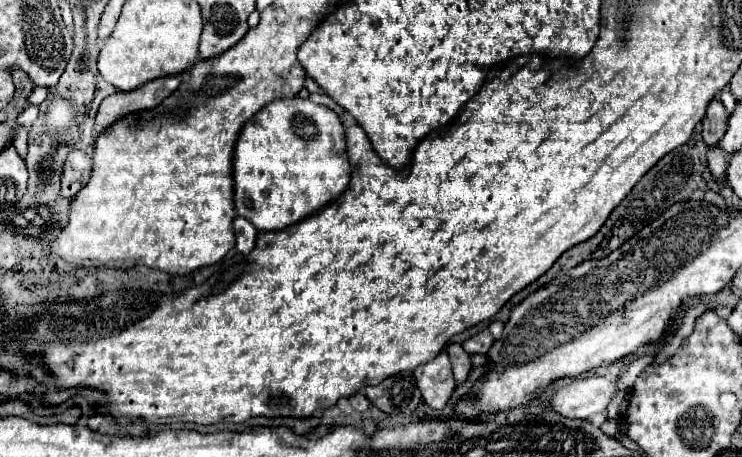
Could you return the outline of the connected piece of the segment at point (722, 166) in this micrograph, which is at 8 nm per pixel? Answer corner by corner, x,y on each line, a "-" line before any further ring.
710,147
710,151
708,151
708,169
714,177
726,175
726,157
718,147

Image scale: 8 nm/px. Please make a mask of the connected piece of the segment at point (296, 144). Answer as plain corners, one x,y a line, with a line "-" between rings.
310,99
272,101
252,121
248,121
234,149
234,205
236,213
246,217
260,231
286,229
336,201
348,189
350,161
346,155
344,125
334,111
316,105

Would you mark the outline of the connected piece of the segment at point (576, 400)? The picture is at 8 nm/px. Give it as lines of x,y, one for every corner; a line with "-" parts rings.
580,377
558,389
550,403
552,411
562,417
590,419
592,415
602,413
614,395
614,381
606,377

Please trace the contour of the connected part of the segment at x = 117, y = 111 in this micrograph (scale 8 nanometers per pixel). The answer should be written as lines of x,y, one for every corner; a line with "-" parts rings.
176,75
176,79
156,79
156,83
146,83
140,87
140,91
130,91
130,93
114,93
106,97
100,103
98,115
96,115
96,125
94,125
94,139
100,137
112,123
118,119
138,113
138,111
148,111
158,107
176,87
180,85
182,75

